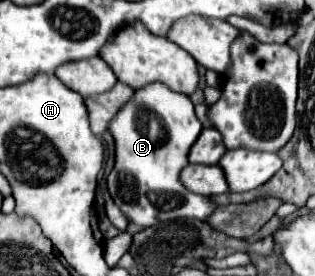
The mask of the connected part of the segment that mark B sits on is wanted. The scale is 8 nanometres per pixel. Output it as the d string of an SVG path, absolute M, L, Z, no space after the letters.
M159 81L153 85L145 85L145 89L135 89L133 97L121 107L121 113L113 117L113 123L109 123L109 131L115 139L115 165L107 177L107 189L115 201L115 205L129 217L129 221L151 227L159 221L165 221L169 215L173 219L177 217L195 217L195 219L207 219L213 209L217 207L209 197L195 195L189 189L183 187L179 181L181 169L187 165L187 155L195 139L199 137L203 125L197 121L193 103L187 95L173 93L171 89L165 89Z

